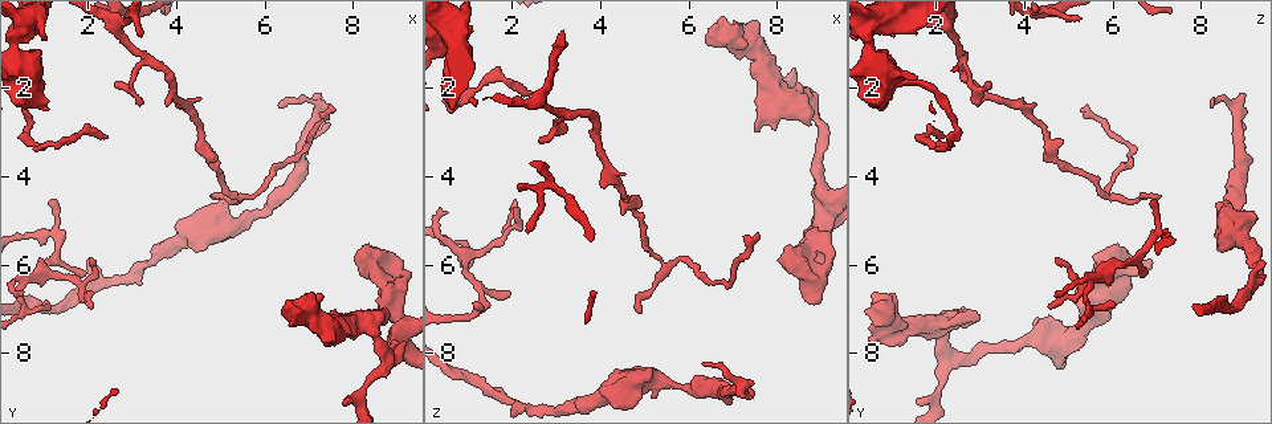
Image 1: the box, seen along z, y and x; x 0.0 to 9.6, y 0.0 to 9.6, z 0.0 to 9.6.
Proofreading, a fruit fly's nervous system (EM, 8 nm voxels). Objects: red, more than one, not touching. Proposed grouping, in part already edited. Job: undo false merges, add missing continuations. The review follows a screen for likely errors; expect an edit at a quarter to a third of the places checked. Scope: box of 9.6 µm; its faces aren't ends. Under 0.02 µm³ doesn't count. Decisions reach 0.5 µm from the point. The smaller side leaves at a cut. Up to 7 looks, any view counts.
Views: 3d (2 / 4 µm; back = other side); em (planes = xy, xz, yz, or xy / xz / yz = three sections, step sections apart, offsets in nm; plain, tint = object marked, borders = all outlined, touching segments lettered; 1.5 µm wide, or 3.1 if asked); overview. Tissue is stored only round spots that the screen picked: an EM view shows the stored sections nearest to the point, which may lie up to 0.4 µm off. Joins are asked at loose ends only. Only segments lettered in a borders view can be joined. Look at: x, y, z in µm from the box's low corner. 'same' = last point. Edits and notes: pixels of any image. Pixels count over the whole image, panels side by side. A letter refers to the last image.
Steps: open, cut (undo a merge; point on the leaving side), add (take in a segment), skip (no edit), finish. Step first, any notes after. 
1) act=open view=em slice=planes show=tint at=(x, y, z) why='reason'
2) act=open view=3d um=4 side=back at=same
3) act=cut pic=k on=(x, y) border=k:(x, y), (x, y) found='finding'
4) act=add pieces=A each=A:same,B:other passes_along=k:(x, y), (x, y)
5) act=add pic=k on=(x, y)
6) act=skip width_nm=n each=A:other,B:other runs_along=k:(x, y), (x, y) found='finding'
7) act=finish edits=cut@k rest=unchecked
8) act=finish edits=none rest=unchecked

act=open view=3d um=4 at=(8.50, 7.15, 2.70) why='branch stops here'

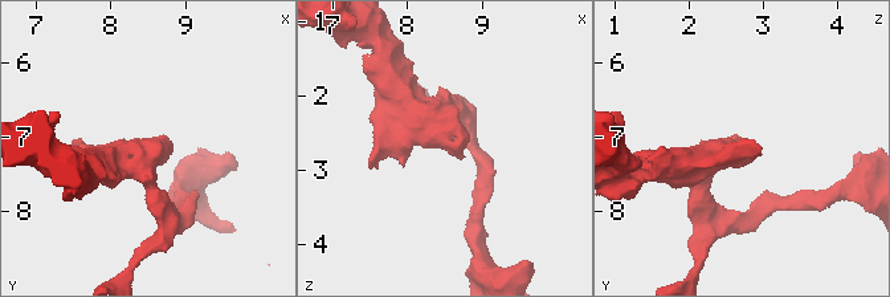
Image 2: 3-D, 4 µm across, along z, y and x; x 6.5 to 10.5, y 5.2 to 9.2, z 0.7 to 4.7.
act=open view=em slice=xz step=8 show=borders at=(8.50, 7.10, 2.70) why='now the EM'

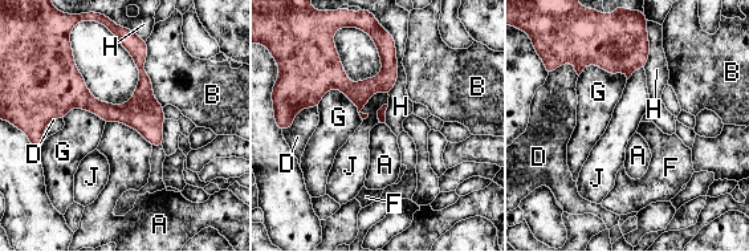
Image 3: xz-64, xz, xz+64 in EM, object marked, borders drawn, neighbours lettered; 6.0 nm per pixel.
act=skip longest_contact=B:400nm each=A:other,B:other,D:other,F:other,G:other,H:other,J:other runs_along=3:(53, 116), (66, 102), (130, 113), (159, 143) found='no lettered segment goes on from it'

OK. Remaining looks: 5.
act=open view=em slice=planes show=borders at=(8.70, 6.00, 6.80) why='stops while still wide'

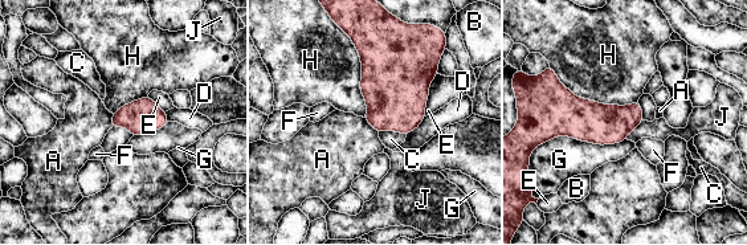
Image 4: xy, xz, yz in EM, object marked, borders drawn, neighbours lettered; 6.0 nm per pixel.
act=skip each=A:other,B:other,C:other,D:other,E:other,F:other,G:other,H:other,J:other border=4:(552, 68), (576, 96), (637, 101) found='no lettered segment goes on from it'

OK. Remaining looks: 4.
act=open view=3d um=4 at=(2.05, 5.85, 4.65) why='free end'

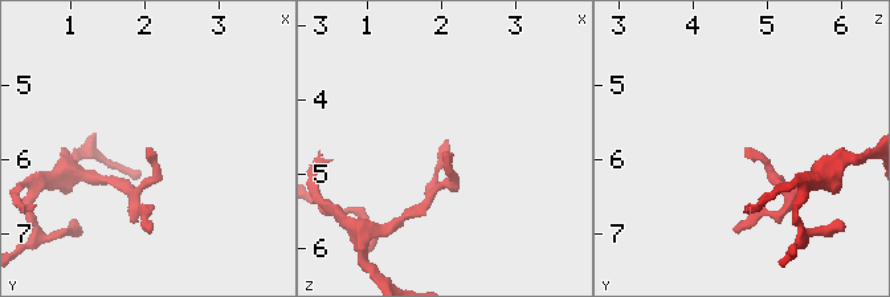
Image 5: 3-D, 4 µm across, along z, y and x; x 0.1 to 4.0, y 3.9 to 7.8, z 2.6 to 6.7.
act=open view=em slice=planes show=borders at=(2.00, 5.85, 4.70) why='shape alone is not enough'

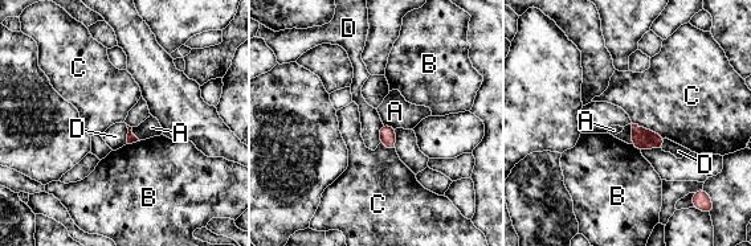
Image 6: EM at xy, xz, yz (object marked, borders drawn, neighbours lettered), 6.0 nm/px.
act=skip longest_contact=C:220nm each=A:other,B:other,C:other,D:other border=6:(632, 124), (632, 140), (629, 143) found='none of them fits'

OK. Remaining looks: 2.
act=finish edits=none rest=unchecked

